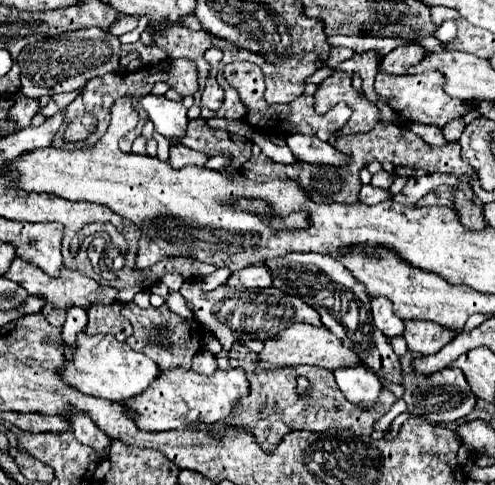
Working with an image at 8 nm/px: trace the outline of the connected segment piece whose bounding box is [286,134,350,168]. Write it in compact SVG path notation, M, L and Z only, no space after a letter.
M290 134L286 138L288 148L294 152L294 156L300 162L314 162L314 164L328 164L334 168L346 166L350 162L348 154L342 154L340 150L336 150L334 146L330 146L328 142L322 142L314 136L306 136L306 134Z

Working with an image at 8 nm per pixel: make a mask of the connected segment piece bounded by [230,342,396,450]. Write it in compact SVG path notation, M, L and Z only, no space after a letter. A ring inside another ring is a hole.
M234 342L230 350L230 366L244 368L252 384L250 394L242 400L242 410L238 410L238 418L234 418L230 426L246 426L246 430L254 430L254 436L258 438L258 442L262 442L264 450L274 450L274 446L282 440L282 436L292 430L312 430L312 432L350 430L358 436L370 436L372 424L380 416L384 416L390 410L390 406L396 402L396 396L388 388L384 388L382 398L376 402L376 406L368 412L360 412L354 404L350 404L342 396L342 392L336 386L334 374L330 370L314 365L284 366L284 368L266 370L260 366L258 354L248 350L242 342ZM298 376L310 376L310 382L314 386L314 394L310 394L310 398L298 400L298 392L296 392Z

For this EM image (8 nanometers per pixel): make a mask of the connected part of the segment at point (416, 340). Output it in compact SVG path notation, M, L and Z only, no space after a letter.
M406 320L404 326L408 330L408 336L404 330L408 348L422 356L438 352L444 344L448 344L454 338L452 330L446 330L440 324L430 322L430 320Z

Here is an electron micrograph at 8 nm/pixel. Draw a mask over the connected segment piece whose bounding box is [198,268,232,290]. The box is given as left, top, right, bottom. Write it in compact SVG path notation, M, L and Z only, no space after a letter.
M218 268L216 272L212 272L212 274L204 276L204 278L200 278L198 282L200 282L202 290L214 290L214 288L218 288L220 284L224 284L224 282L230 278L230 274L232 274L232 270L226 270L226 268Z

